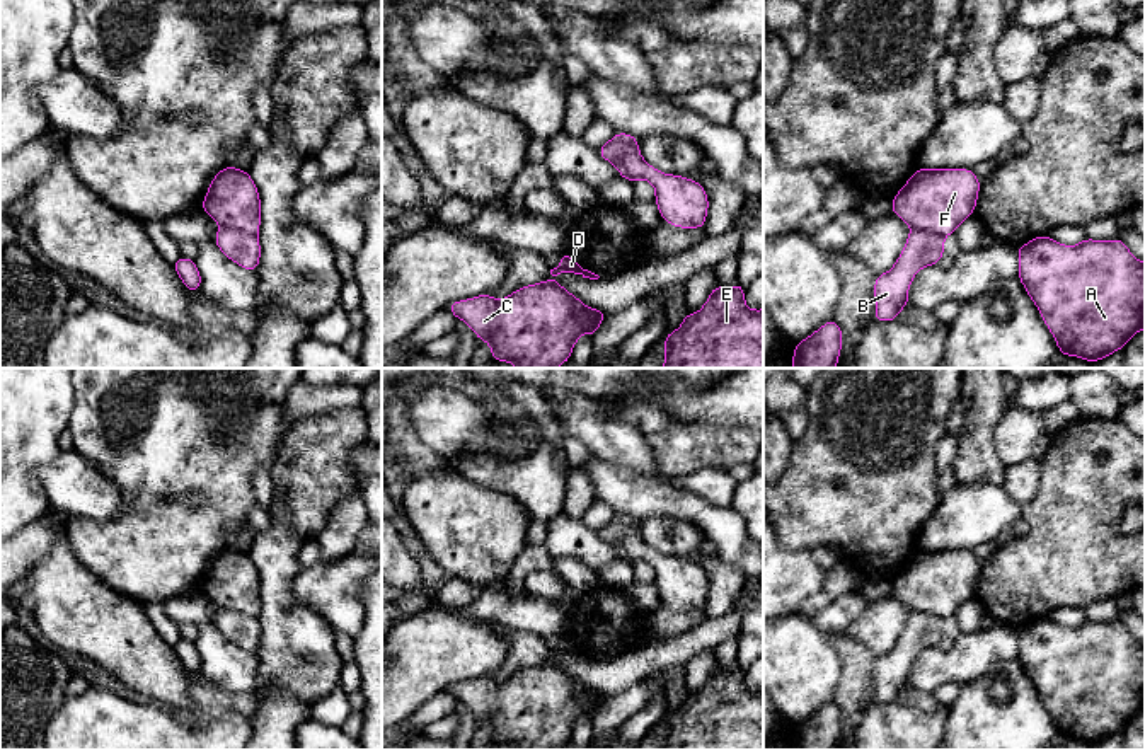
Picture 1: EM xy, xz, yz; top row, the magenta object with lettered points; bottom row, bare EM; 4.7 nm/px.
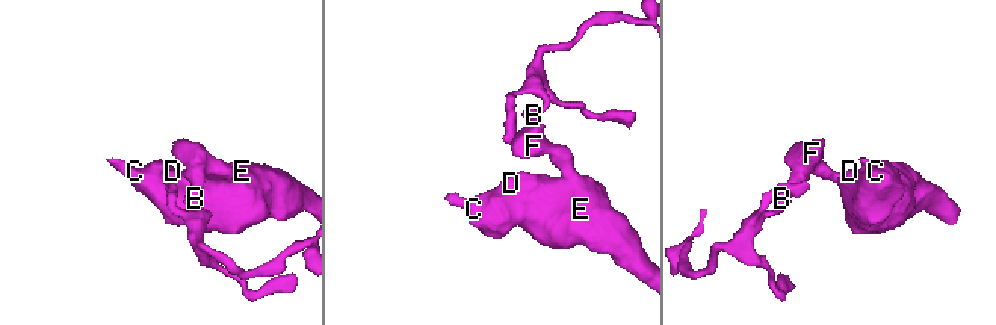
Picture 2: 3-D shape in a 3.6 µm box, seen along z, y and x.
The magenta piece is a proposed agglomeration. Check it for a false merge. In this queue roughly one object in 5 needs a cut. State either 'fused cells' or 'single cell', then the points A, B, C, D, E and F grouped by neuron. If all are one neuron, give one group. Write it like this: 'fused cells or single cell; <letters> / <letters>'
fused cells; A C D E F / B

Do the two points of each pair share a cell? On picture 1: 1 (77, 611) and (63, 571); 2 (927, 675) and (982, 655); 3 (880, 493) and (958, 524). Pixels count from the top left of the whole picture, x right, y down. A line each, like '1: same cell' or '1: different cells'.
1: same cell
2: same cell
3: different cells

